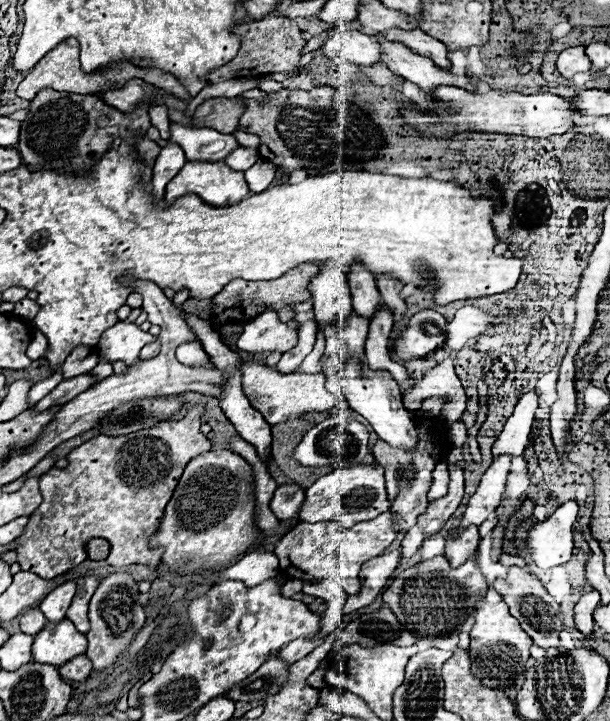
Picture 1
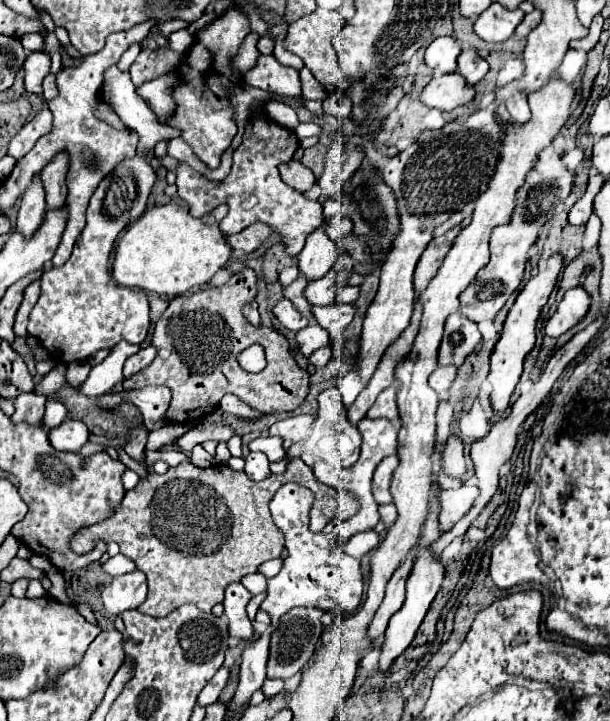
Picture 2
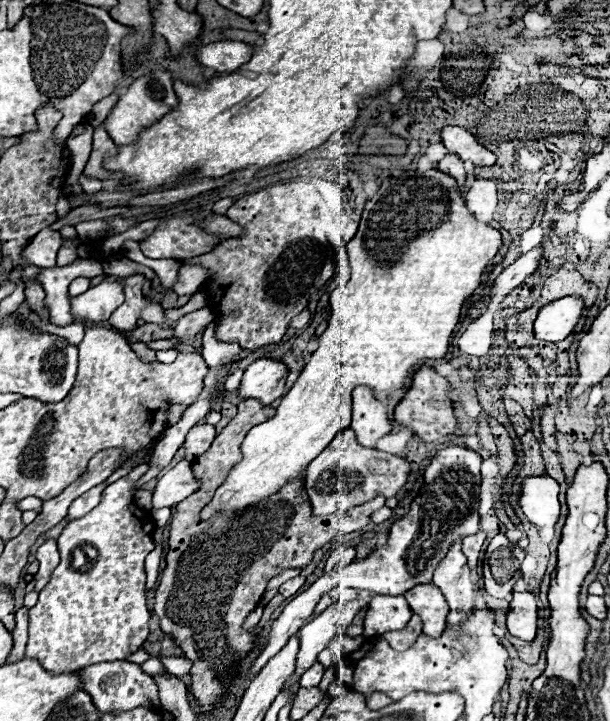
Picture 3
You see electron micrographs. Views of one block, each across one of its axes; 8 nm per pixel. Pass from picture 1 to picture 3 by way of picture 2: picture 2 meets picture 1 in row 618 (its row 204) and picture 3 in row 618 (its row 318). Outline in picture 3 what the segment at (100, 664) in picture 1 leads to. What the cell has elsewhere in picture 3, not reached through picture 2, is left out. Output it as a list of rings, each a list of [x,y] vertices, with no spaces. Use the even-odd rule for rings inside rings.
[[[146,464],[104,490],[102,502],[84,518],[70,522],[58,542],[60,564],[52,572],[38,604],[30,608],[26,658],[36,658],[46,672],[80,670],[98,662],[126,660],[148,638],[144,560],[154,550],[154,522],[132,502],[134,484],[148,472]]]

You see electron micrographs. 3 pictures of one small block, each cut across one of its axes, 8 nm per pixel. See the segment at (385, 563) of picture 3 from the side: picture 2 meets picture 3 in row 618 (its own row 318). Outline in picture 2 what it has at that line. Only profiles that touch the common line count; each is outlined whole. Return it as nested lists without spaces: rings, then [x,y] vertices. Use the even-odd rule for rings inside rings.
[[[280,300],[274,308],[272,308],[272,314],[278,318],[278,322],[284,326],[284,328],[288,328],[288,330],[292,330],[292,332],[298,332],[298,330],[302,330],[304,326],[308,326],[308,320],[294,308],[294,304],[290,304],[290,300]]]

